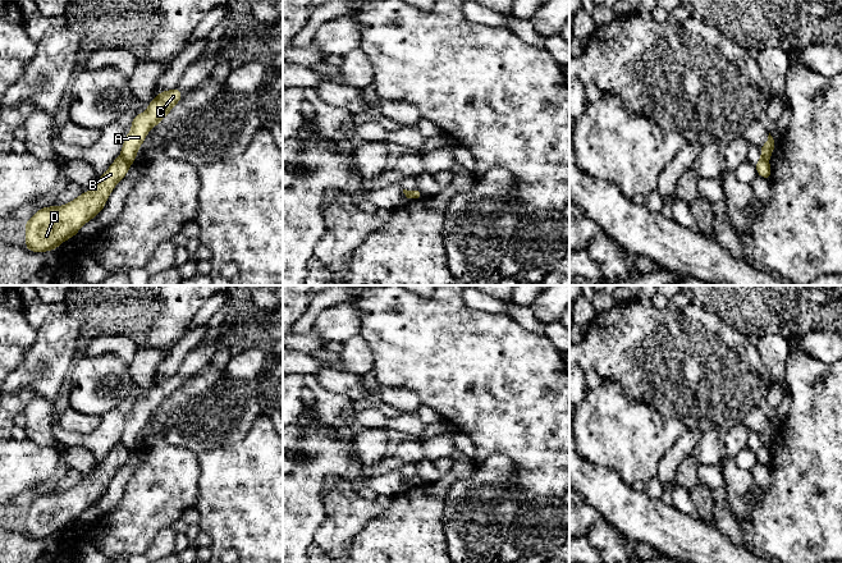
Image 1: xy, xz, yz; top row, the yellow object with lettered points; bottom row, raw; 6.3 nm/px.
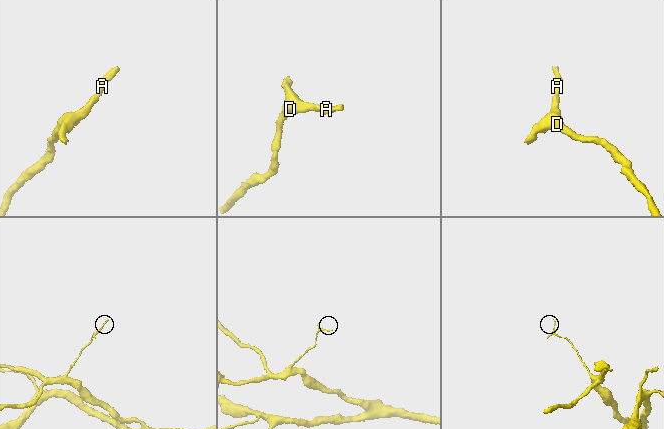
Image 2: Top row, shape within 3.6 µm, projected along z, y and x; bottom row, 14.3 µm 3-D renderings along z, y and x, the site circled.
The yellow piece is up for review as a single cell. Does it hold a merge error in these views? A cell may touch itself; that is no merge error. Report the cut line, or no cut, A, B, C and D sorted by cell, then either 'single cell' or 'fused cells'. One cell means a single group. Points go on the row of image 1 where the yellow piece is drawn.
xy (120, 155), (129, 164) | A C / B D | fused cells

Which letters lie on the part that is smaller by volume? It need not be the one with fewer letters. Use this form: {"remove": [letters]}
{"remove": ["A", "C"]}

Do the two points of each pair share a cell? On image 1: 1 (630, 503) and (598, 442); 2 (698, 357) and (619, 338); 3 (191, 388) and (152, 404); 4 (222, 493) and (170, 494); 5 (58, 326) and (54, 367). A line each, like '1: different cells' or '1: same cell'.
1: different cells
2: same cell
3: different cells
4: different cells
5: same cell

